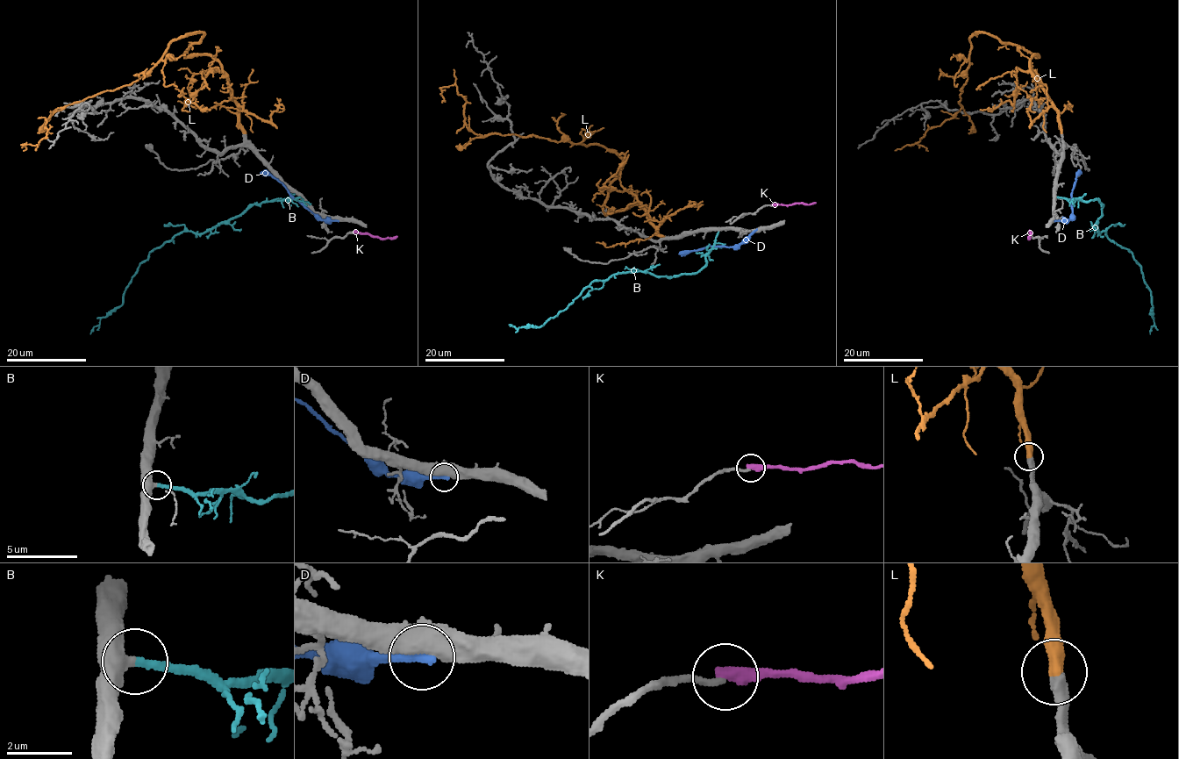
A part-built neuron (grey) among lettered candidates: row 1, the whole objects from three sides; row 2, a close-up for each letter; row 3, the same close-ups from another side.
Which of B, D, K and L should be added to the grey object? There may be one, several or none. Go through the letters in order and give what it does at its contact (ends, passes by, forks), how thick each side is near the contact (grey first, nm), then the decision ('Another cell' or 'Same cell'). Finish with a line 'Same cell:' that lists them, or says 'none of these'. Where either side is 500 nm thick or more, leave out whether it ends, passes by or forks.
B: Thickness 550 nm (grey) against 240 nm. Same cell
D: Thickness 550 nm (grey) against 320 nm. Another cell
K: It ends there. Thickness 240 nm (grey) against 480 nm. Another cell
L: Thickness 500 nm (grey) against 550 nm. Same cell
Same cell: B, L

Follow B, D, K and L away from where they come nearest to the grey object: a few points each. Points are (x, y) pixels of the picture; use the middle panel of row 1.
B: (718, 232), (706, 264), (696, 272), (611, 274), (589, 285), (541, 326), (517, 329), (509, 325)
D: (755, 230), (736, 245), (708, 246), (679, 254)
K: (773, 205), (815, 202)
L: (663, 236), (639, 205), (604, 213), (622, 168), (612, 152), (476, 135), (454, 84), (441, 102)

